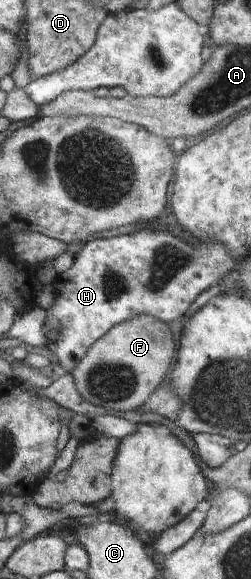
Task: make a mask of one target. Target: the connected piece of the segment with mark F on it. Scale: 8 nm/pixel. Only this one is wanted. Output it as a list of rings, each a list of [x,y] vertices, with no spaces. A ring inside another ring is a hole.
[[[138,313],[115,324],[95,340],[70,373],[86,402],[102,406],[108,414],[118,416],[119,412],[139,410],[166,380],[176,354],[176,336],[170,333],[168,323],[146,313]]]

